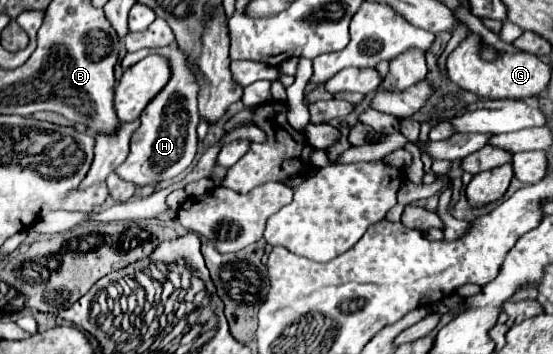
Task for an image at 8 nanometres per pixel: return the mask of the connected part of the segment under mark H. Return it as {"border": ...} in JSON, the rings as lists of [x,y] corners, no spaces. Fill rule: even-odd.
{"border":[[[171,43],[169,47],[159,47],[157,51],[133,51],[127,53],[121,61],[123,69],[135,65],[139,59],[157,53],[163,55],[169,61],[171,77],[169,83],[151,99],[151,103],[141,113],[141,125],[133,133],[131,139],[131,153],[127,161],[115,171],[121,179],[135,183],[137,187],[143,185],[157,185],[161,181],[173,179],[181,175],[193,161],[197,151],[197,125],[199,125],[199,111],[197,111],[197,77],[193,71],[193,65],[189,63],[189,57],[177,47],[177,43]]]}

